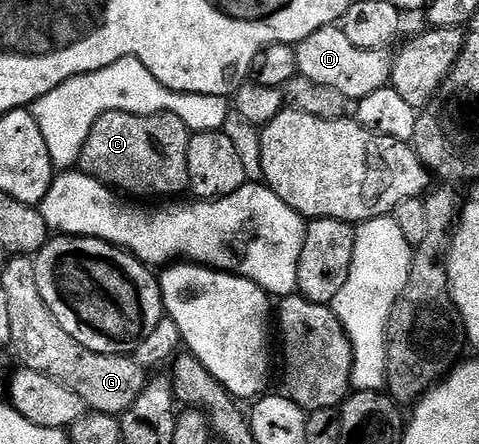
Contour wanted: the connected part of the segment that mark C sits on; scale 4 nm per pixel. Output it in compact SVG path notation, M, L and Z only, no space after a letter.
M109 111L93 123L93 129L89 131L89 137L85 139L85 147L81 151L77 165L82 172L120 194L132 193L135 199L141 199L137 197L171 199L176 195L186 194L189 189L191 134L191 130L185 127L185 123L181 123L181 119L177 119L177 115L172 113L141 115L140 113L126 113L125 111Z

